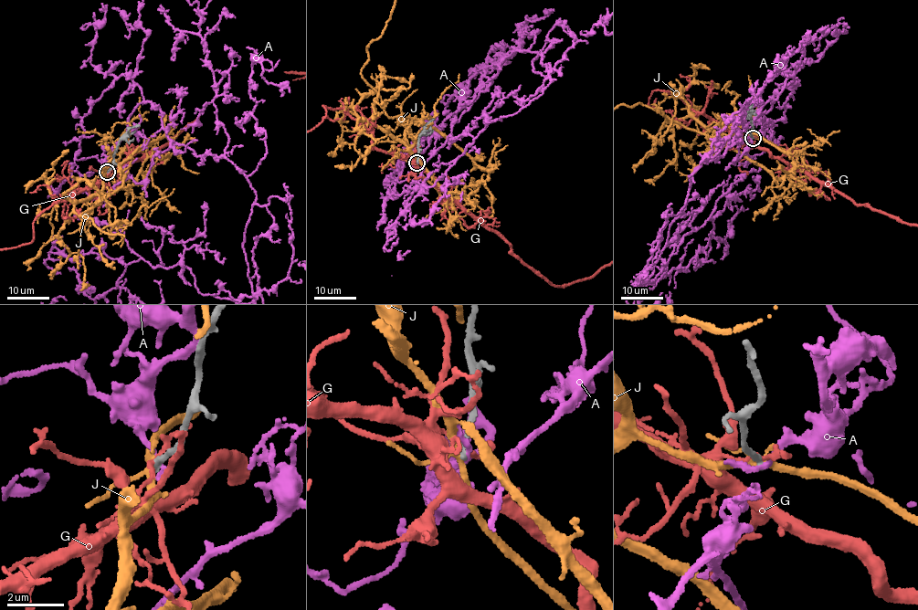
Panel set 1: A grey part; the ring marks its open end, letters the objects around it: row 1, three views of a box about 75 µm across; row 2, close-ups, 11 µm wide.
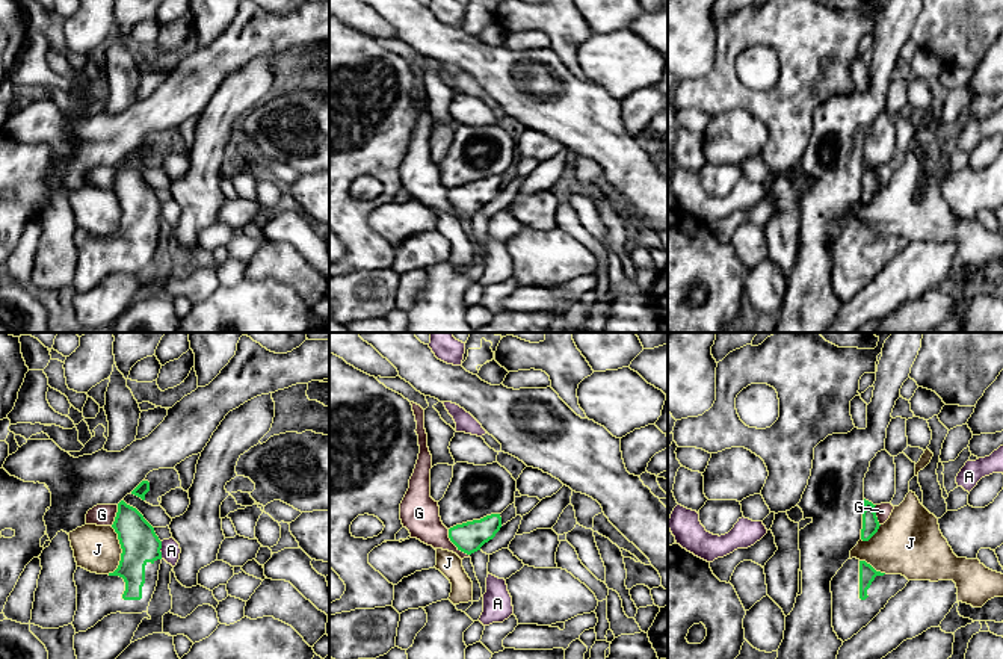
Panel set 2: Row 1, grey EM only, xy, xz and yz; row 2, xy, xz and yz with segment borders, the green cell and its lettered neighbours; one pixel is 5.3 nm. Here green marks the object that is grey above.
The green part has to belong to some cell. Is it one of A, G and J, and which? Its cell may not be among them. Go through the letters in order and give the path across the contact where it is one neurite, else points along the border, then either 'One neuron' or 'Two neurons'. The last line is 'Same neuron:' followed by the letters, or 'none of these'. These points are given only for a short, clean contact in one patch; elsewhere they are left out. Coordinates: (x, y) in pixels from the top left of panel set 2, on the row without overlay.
A: Boundary: xy (162, 203), (160, 219). Two neurons
G: Boundary: xz (447, 191), (447, 198), (469, 216). Two neurons
J: Boundary: xy (111, 188), (117, 195), (121, 221), (108, 235). Two neurons
Same neuron: none of these

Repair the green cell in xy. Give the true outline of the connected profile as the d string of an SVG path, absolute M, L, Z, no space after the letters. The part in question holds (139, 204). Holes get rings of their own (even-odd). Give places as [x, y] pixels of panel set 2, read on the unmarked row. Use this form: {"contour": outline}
{"contour": "M124 162L112 186L122 210L118 230L109 236L77 228L76 295L86 293L110 275L142 275L148 272L157 248L162 225L162 203L144 177Z"}

